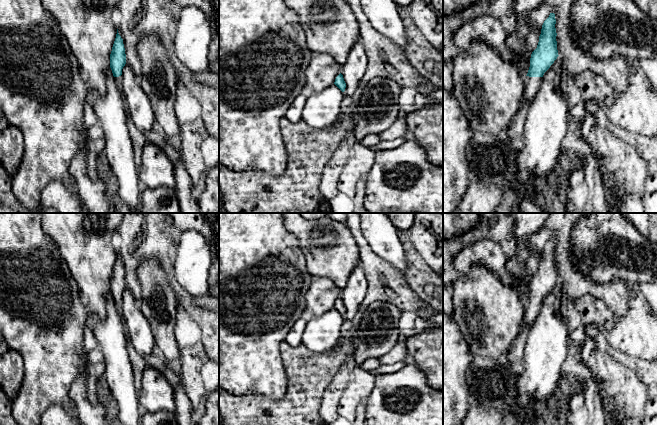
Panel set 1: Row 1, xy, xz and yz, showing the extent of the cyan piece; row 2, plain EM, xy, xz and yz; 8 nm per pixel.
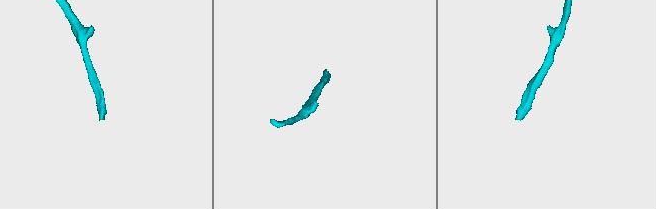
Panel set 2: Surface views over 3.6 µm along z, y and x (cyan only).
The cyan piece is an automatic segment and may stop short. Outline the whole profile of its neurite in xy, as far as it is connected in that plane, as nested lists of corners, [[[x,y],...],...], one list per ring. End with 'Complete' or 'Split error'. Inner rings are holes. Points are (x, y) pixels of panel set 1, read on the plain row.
[[[117,253],[117,258],[116,258],[116,262],[112,271],[112,275],[110,278],[110,292],[112,294],[113,300],[115,301],[115,306],[118,310],[118,313],[120,315],[120,317],[123,319],[123,312],[122,312],[122,293],[126,288],[126,278],[125,278],[125,272],[124,272],[124,268],[123,268],[123,263],[121,262],[121,260],[118,257],[118,253]]]. Split error

